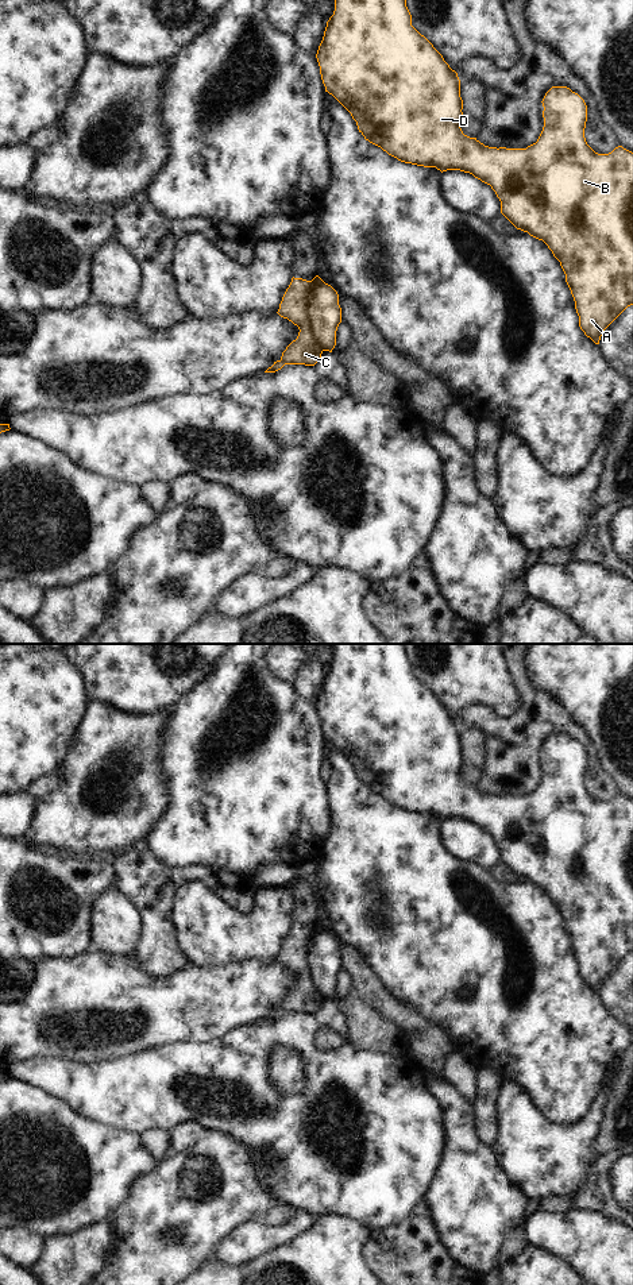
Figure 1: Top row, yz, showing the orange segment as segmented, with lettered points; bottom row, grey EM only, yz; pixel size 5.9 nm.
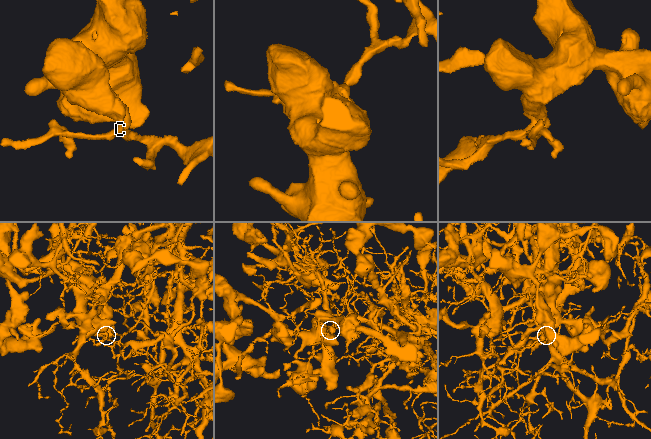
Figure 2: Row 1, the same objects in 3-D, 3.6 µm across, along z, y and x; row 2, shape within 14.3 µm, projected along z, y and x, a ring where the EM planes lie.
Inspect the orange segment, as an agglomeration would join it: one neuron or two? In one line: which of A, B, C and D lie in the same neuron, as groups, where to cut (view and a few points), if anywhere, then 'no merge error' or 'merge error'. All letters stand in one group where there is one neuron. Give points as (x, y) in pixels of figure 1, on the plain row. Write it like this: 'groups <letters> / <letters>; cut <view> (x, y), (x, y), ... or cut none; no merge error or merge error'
groups A B D / C; cut yz (311, 929), (308, 968), (313, 984), (323, 998); merge error

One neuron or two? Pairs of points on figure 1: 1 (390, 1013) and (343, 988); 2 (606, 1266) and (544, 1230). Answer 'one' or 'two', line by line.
1: two
2: one

